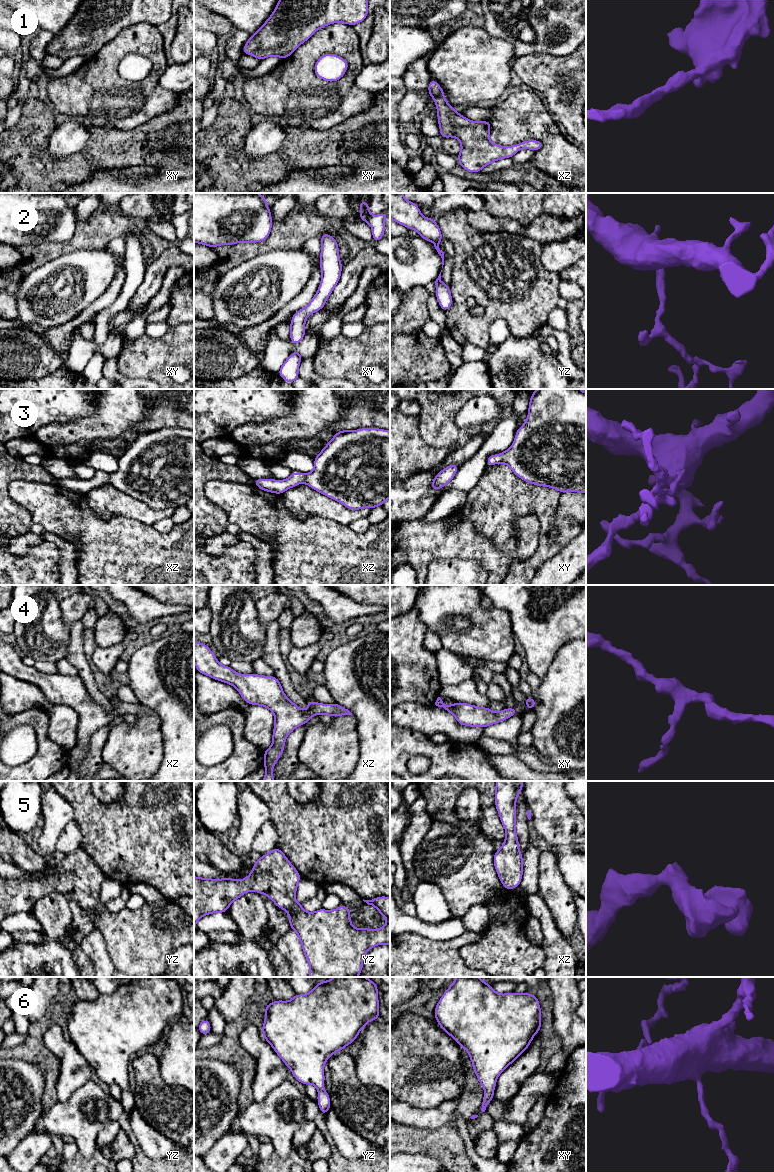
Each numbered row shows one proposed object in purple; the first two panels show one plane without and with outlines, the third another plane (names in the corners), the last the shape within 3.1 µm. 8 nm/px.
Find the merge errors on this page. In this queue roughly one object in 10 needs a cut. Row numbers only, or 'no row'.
no row

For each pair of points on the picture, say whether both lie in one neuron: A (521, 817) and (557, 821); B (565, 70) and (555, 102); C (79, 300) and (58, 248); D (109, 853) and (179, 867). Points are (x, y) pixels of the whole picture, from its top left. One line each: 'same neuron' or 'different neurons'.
A: different neurons
B: same neuron
C: different neurons
D: same neuron

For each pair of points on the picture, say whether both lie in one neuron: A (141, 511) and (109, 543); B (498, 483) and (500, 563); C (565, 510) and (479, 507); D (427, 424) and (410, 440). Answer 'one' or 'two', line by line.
A: two
B: two
C: two
D: two

